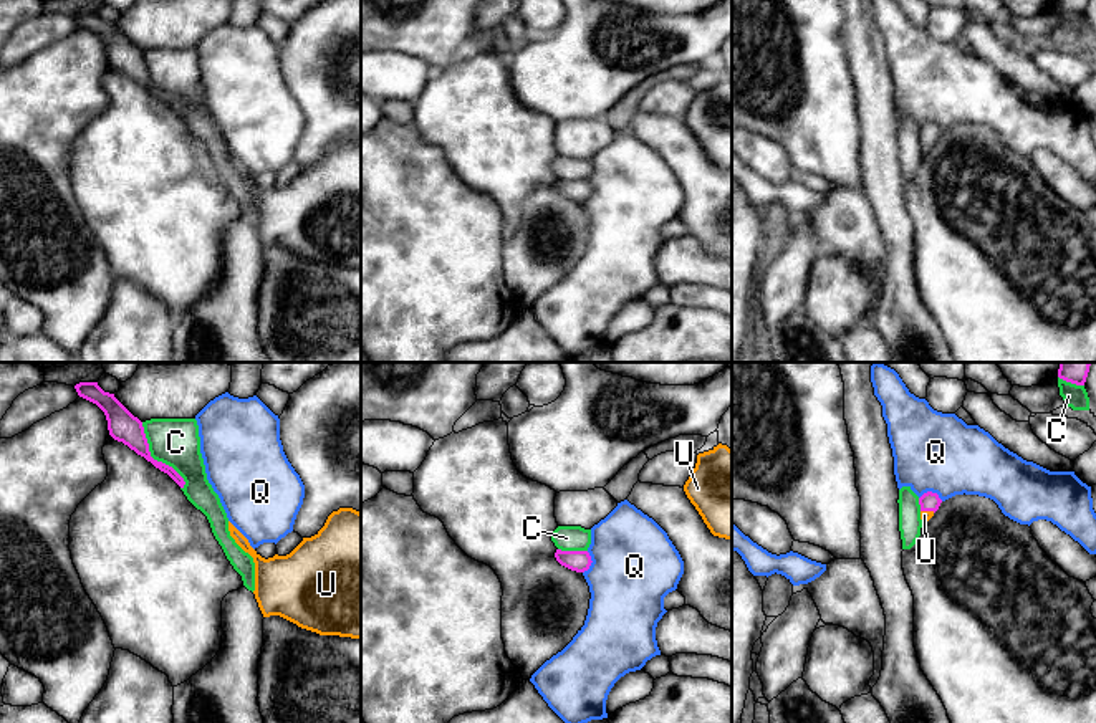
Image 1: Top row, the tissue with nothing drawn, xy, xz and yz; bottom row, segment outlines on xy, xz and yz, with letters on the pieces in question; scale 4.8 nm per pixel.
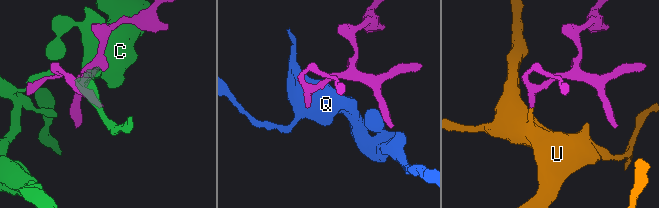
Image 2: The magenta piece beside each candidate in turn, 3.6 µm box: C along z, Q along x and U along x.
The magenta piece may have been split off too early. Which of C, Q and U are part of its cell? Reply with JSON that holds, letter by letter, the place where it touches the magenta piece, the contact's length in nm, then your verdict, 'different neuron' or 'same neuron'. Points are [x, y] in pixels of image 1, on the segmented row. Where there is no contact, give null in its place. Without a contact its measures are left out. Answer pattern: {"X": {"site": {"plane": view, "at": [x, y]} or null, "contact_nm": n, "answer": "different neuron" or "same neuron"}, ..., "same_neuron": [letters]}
{"C": {"site": {"plane": "xy", "at": [156, 460]}, "contact_nm": 380, "answer": "different neuron"}, "Q": {"site": {"plane": "yz", "at": [931, 492]}, "contact_nm": 120, "answer": "different neuron"}, "U": {"site": {"plane": "yz", "at": [927, 510]}, "contact_nm": 70, "answer": "same neuron"}, "same_neuron": ["U"]}

